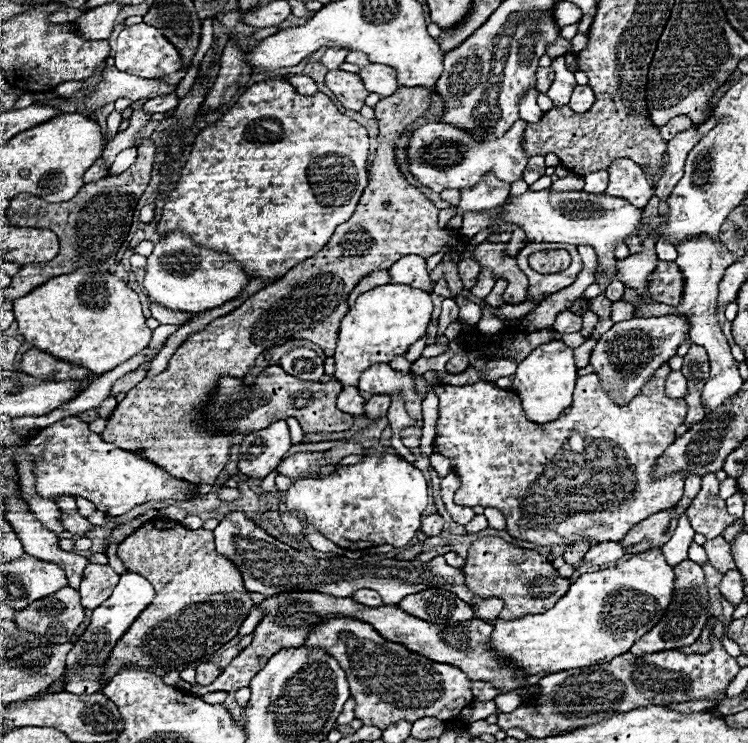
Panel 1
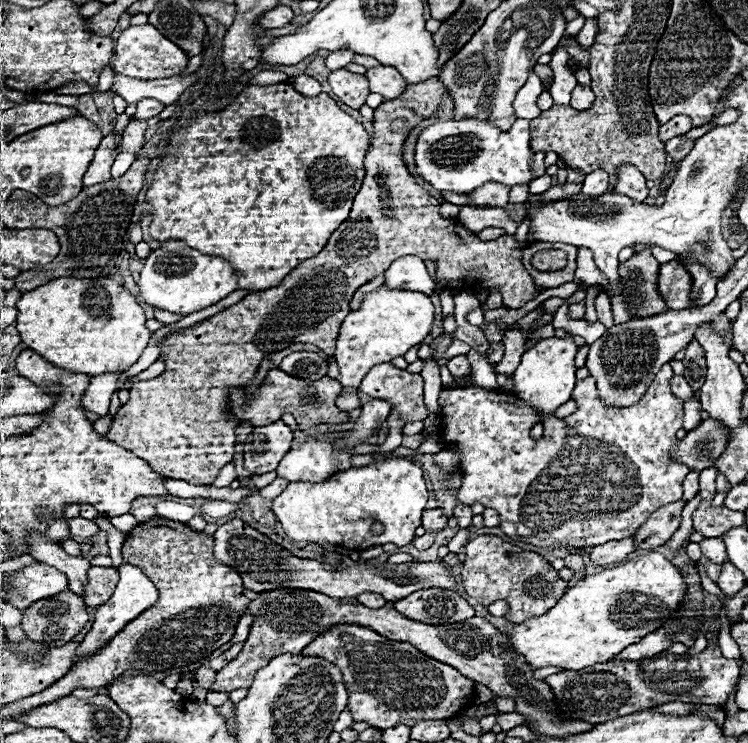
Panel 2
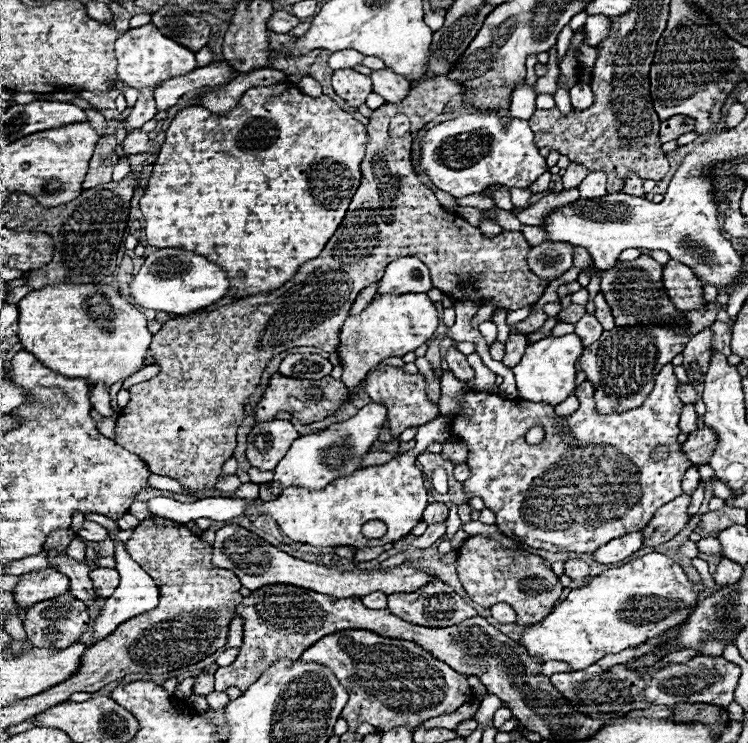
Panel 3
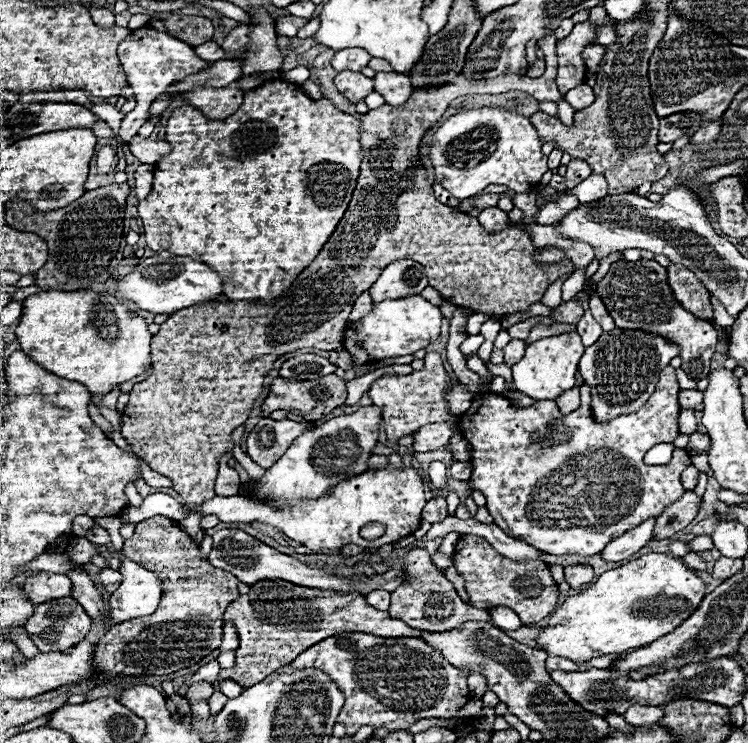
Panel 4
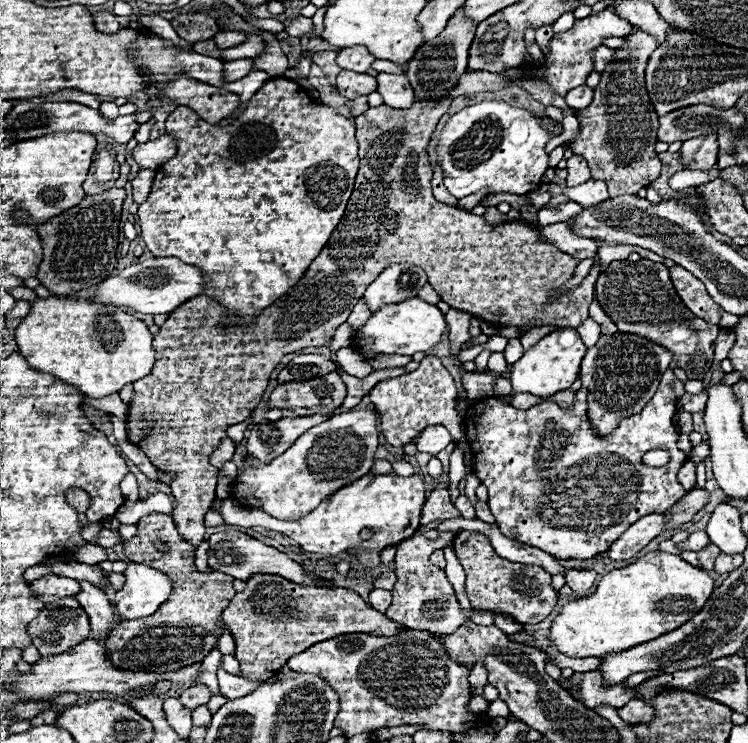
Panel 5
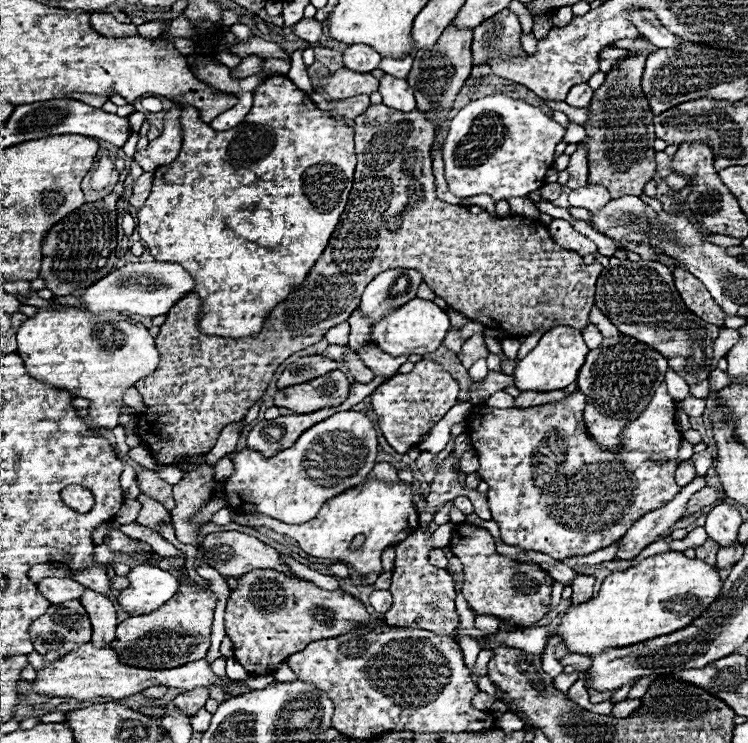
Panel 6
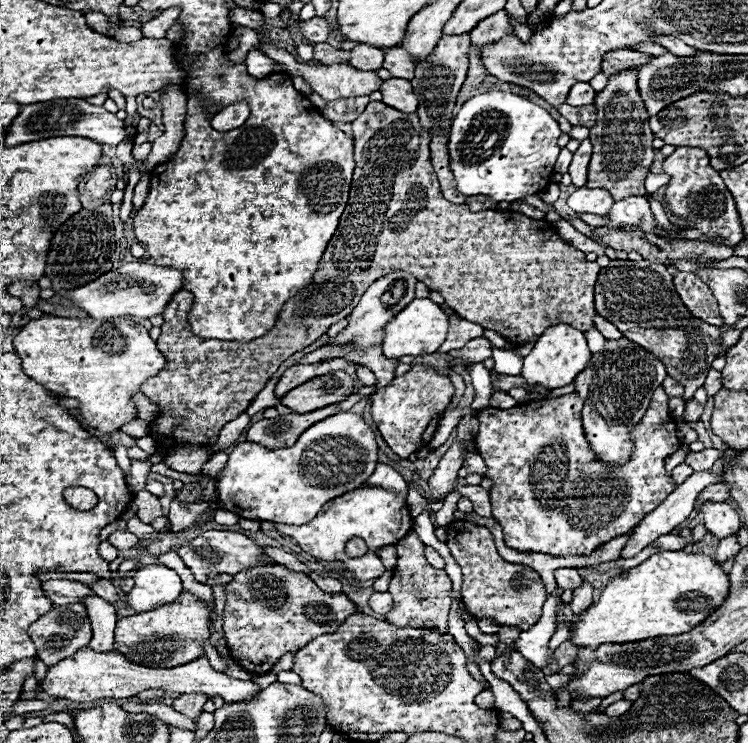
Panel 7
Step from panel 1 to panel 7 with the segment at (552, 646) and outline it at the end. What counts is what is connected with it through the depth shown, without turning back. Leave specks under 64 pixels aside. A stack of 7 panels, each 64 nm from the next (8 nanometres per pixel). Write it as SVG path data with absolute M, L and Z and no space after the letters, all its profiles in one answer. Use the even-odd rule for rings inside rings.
M684 550L676 552L660 552L652 554L640 566L632 568L626 578L614 576L610 584L604 588L600 600L590 606L590 610L582 614L574 614L568 622L574 628L570 640L576 646L600 646L602 642L634 642L642 638L656 636L678 636L686 634L704 622L716 608L720 608L728 596L730 580L728 574L706 554L686 554Z

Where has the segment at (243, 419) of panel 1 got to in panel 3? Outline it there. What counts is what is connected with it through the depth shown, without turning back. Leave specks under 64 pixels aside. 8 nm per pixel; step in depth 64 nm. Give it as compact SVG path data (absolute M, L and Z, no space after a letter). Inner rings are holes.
M274 374L262 400L256 404L254 414L256 414L258 422L266 422L266 420L274 418L280 410L284 410L284 412L290 412L294 418L298 418L302 424L312 424L312 422L320 422L326 416L334 414L338 410L338 406L344 402L344 398L346 398L344 394L348 394L348 388L332 376L320 378L320 380L296 380L296 378L286 378L286 376Z

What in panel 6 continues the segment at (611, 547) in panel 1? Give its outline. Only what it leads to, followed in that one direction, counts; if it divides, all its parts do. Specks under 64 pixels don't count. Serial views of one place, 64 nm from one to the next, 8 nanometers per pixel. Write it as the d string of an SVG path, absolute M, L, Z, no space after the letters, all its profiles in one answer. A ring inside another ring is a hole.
M696 476L690 484L686 484L668 504L664 504L658 510L652 510L650 514L644 514L620 540L620 548L616 558L618 560L630 560L638 556L648 544L656 542L658 536L662 536L666 530L670 530L678 520L684 518L688 500L692 494L702 490L706 486L706 476Z

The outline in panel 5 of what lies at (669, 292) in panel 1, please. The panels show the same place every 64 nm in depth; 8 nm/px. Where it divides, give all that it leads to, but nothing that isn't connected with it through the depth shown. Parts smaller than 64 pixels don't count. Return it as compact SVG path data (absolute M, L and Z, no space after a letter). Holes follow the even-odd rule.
M674 266L670 268L670 276L672 276L672 284L676 288L676 292L680 294L682 302L702 320L710 322L710 324L718 324L720 322L720 308L712 302L712 298L708 296L706 288L702 286L702 282L698 282L698 278L694 278L688 270Z

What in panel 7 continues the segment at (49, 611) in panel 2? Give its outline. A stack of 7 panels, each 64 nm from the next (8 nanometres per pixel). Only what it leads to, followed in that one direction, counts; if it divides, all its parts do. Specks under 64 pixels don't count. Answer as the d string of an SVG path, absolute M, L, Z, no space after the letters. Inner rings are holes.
M74 604L74 606L58 606L54 610L50 610L50 614L44 614L38 622L34 622L34 626L30 626L28 630L32 642L36 644L38 650L38 658L46 664L46 666L54 666L70 656L74 656L80 648L86 648L90 638L92 638L92 628L90 628L90 618L86 612L84 604Z

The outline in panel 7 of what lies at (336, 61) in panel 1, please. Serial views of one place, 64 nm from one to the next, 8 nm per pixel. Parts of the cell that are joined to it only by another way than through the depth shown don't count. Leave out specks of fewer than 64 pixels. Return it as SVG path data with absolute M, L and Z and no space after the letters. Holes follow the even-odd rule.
M360 44L350 54L350 66L358 70L378 70L382 66L384 52L370 44Z

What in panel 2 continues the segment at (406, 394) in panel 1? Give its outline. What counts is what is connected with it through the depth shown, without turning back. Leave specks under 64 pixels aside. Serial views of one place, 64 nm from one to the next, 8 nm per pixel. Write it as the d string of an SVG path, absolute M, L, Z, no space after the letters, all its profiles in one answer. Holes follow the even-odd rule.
M390 362L374 366L360 384L360 390L372 398L380 398L392 402L392 406L400 412L400 420L422 422L428 418L428 408L422 398L422 376L402 372L394 368Z

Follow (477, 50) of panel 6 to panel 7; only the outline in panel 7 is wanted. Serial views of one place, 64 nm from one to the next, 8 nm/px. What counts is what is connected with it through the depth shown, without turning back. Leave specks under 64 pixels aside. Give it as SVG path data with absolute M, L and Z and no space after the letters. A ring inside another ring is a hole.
M498 12L498 14L492 14L490 18L484 18L482 22L478 22L474 26L474 30L470 32L470 40L476 48L482 48L490 42L496 42L498 38L502 38L502 34L506 32L512 32L510 24L508 24L508 16L506 12Z

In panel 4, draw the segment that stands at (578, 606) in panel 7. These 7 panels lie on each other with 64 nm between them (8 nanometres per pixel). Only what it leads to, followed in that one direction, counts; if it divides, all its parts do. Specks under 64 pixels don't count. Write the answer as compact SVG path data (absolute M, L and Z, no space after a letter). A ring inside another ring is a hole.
M576 564L576 566L566 566L564 568L566 574L566 582L574 588L574 590L584 590L592 584L594 580L594 570L590 566L584 564Z

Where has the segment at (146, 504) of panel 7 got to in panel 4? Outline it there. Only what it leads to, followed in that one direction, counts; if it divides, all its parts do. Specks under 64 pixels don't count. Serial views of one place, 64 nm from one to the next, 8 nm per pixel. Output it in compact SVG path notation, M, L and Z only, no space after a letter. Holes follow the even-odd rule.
M152 516L136 524L136 532L130 540L124 542L122 552L126 558L146 566L148 570L154 570L162 582L166 582L166 594L162 596L162 602L158 610L150 616L128 620L114 624L96 644L96 654L94 654L94 664L102 674L146 674L146 676L162 676L162 674L172 674L182 668L198 664L202 658L212 654L222 640L222 614L234 598L238 598L238 580L234 574L226 574L224 570L218 570L208 564L208 560L200 558L198 544L190 540L188 534L180 530L180 526L164 516Z

